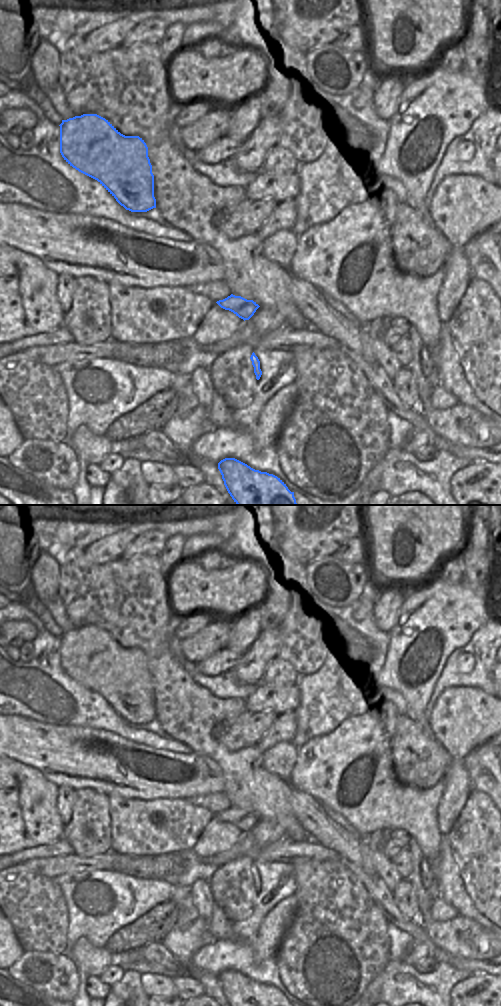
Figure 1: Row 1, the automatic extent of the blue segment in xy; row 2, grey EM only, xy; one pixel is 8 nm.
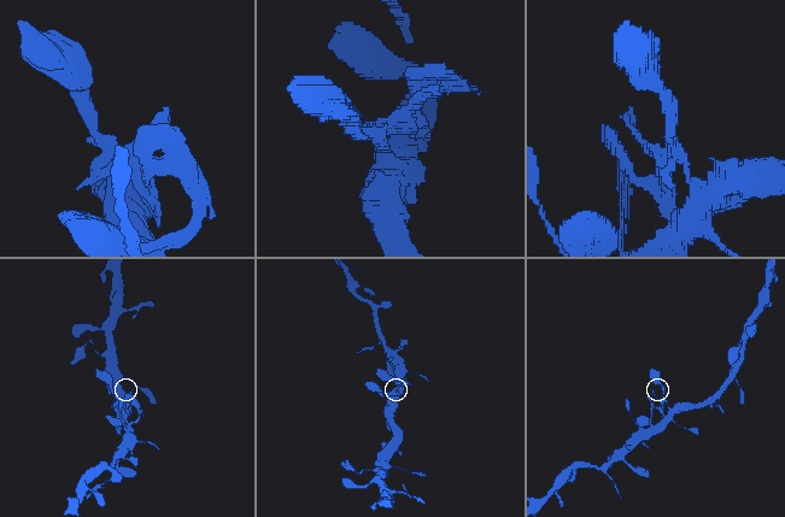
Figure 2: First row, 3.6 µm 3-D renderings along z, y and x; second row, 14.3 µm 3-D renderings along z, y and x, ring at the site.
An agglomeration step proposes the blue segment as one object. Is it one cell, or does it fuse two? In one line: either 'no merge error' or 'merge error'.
no merge error

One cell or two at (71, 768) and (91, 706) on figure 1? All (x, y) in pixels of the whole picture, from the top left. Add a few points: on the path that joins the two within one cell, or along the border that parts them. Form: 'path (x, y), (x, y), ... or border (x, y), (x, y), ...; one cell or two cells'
border (60, 726), (94, 727), (104, 729), (107, 732); two cells

